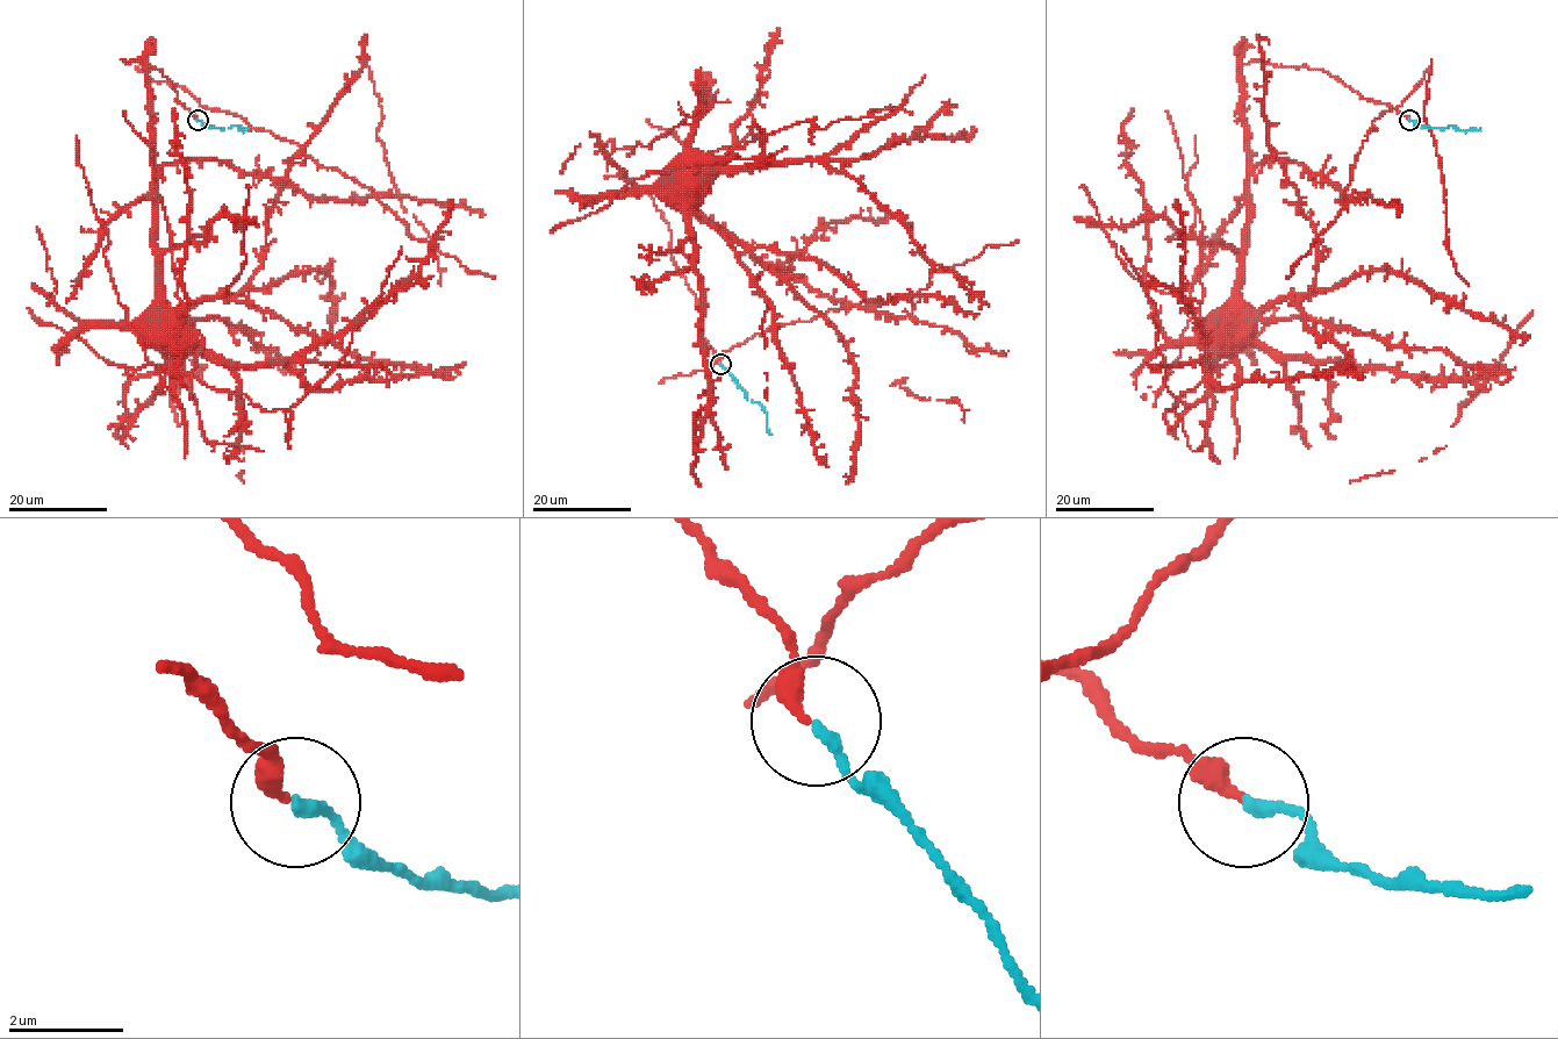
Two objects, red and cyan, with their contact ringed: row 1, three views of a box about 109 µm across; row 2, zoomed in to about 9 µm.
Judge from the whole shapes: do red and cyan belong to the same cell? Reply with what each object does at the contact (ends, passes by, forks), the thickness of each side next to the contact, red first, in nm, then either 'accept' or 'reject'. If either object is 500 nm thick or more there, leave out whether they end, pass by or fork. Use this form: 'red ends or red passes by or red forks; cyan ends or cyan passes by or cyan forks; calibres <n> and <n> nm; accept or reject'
red ends; cyan ends; calibres 320 and 200 nm; accept

